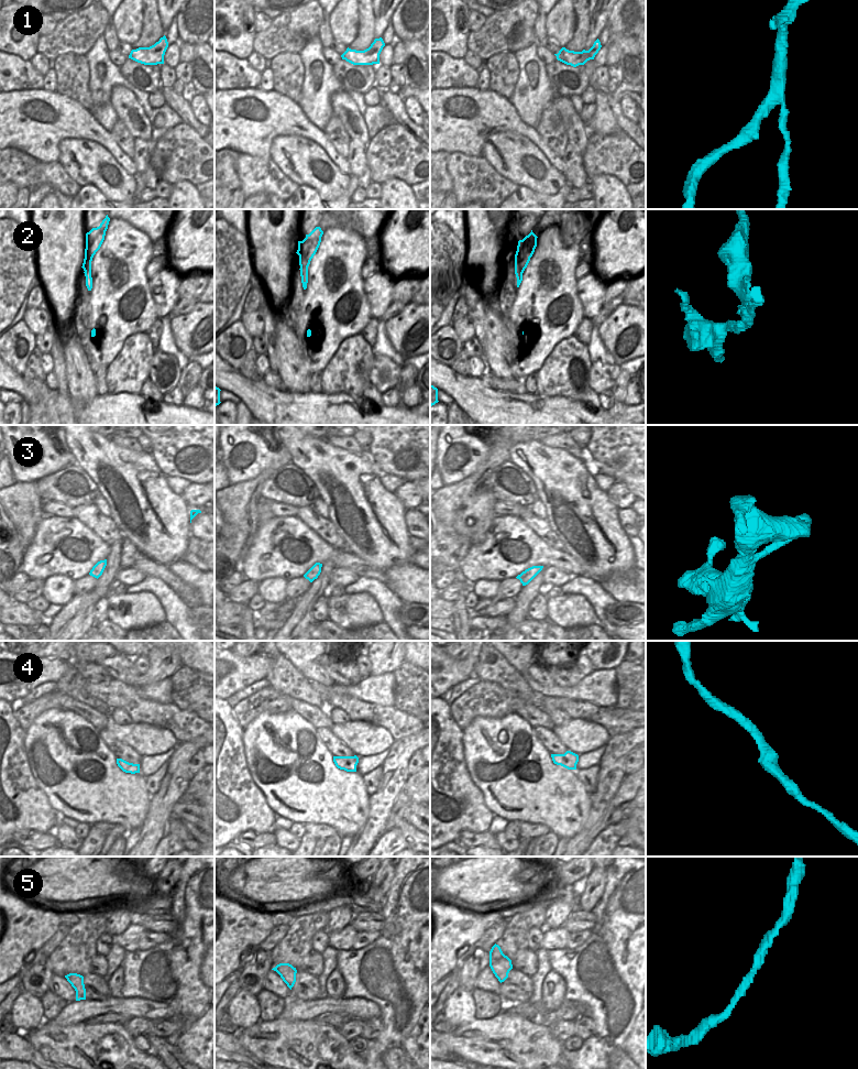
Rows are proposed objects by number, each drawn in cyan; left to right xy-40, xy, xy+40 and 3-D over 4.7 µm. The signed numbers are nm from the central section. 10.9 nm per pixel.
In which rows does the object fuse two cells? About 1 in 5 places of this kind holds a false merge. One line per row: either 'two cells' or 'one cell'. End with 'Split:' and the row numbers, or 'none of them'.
1: one cell
2: two cells
3: one cell
4: one cell
5: one cell
Split: 2

